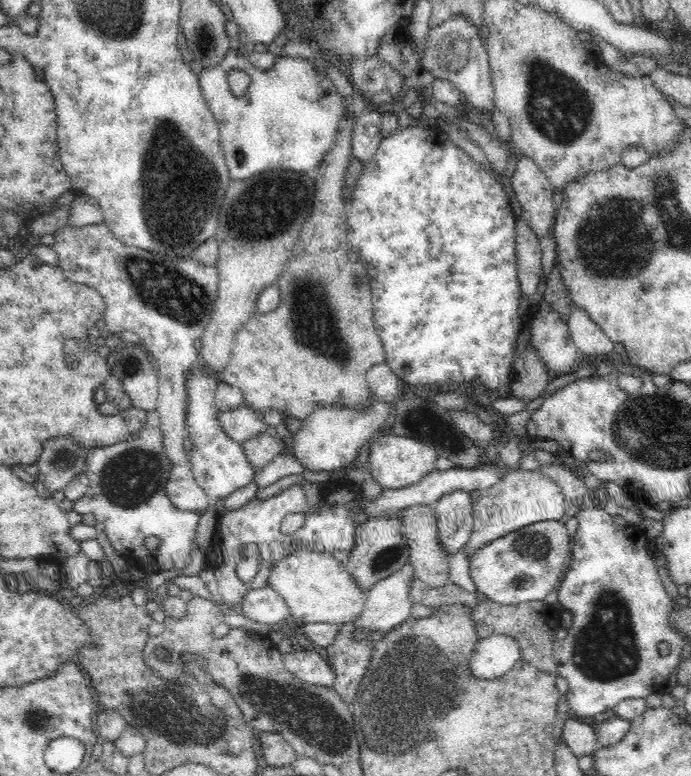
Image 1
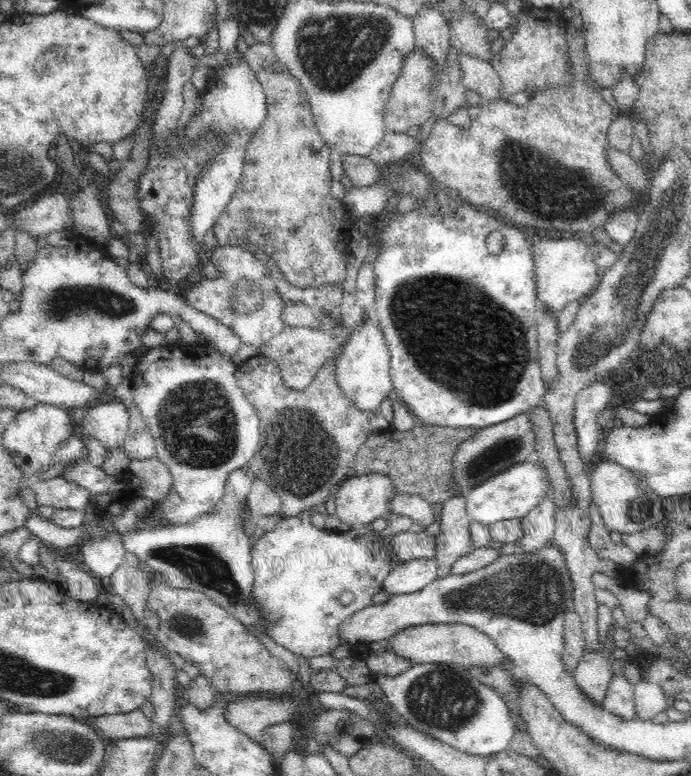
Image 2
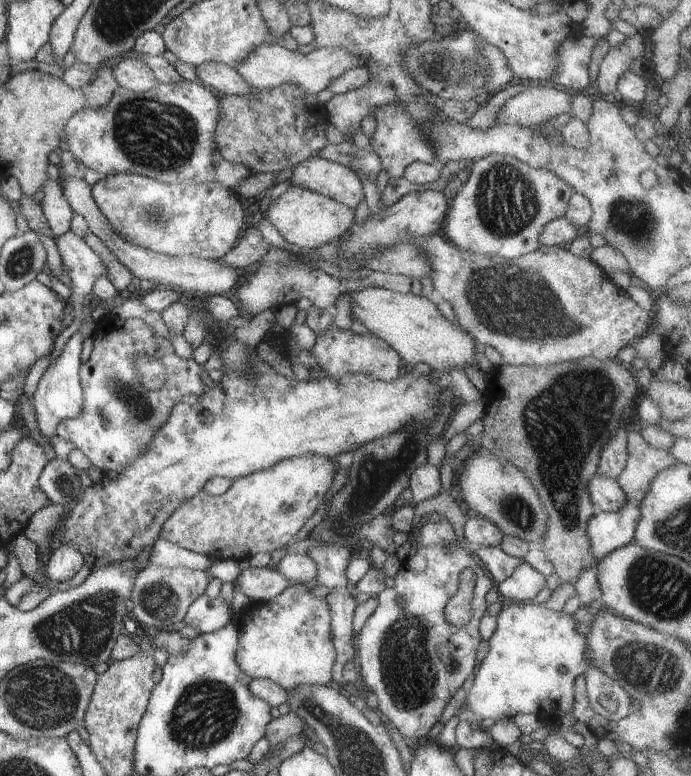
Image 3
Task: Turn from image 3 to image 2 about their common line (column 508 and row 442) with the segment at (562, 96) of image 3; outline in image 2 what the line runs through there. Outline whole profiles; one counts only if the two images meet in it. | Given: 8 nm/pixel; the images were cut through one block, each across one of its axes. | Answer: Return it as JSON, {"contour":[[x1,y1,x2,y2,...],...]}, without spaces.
{"contour":[[109,394,102,402,98,403,97,406,88,408,88,412,81,415,80,419,86,437,98,440,98,443,100,443,102,447,115,449,125,444,130,427,129,408,126,408,120,402,116,402]]}

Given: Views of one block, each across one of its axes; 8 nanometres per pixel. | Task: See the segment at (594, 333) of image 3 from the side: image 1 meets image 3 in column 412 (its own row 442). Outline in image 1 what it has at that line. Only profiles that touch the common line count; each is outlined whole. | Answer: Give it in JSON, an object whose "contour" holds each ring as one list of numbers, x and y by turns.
{"contour":[[243,405,234,411,217,413,224,433,240,444,259,435,267,434,268,426,259,412]]}

